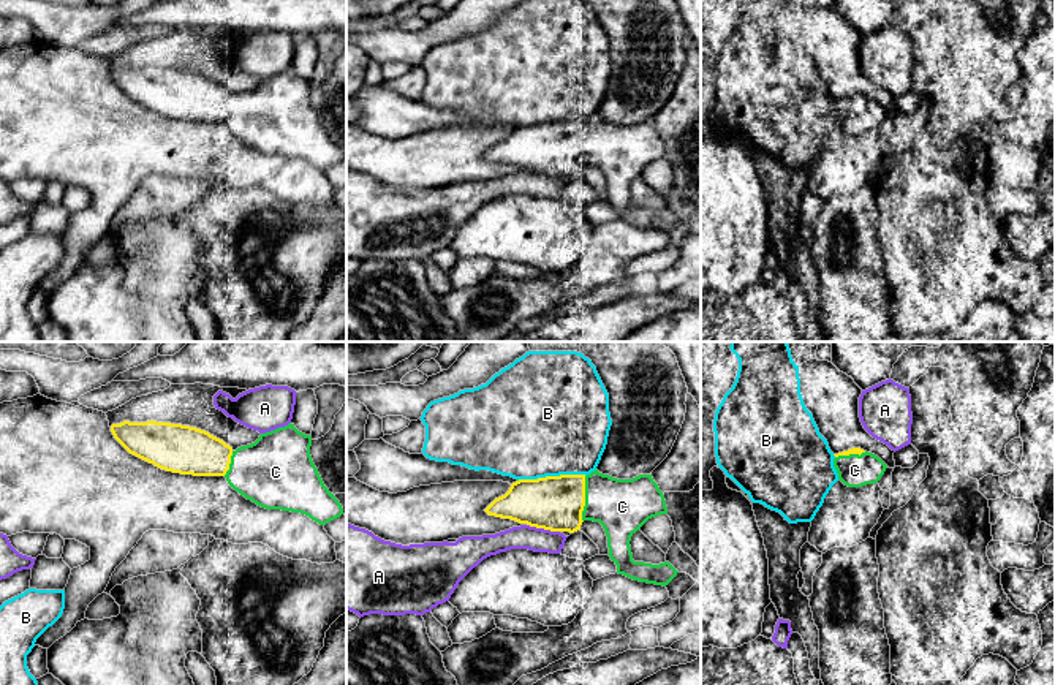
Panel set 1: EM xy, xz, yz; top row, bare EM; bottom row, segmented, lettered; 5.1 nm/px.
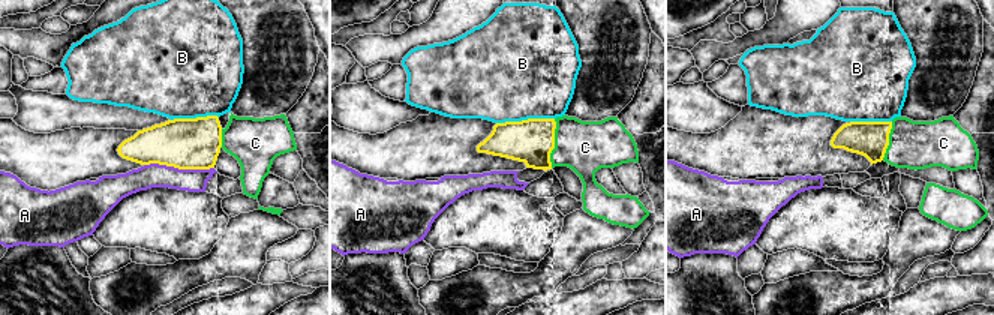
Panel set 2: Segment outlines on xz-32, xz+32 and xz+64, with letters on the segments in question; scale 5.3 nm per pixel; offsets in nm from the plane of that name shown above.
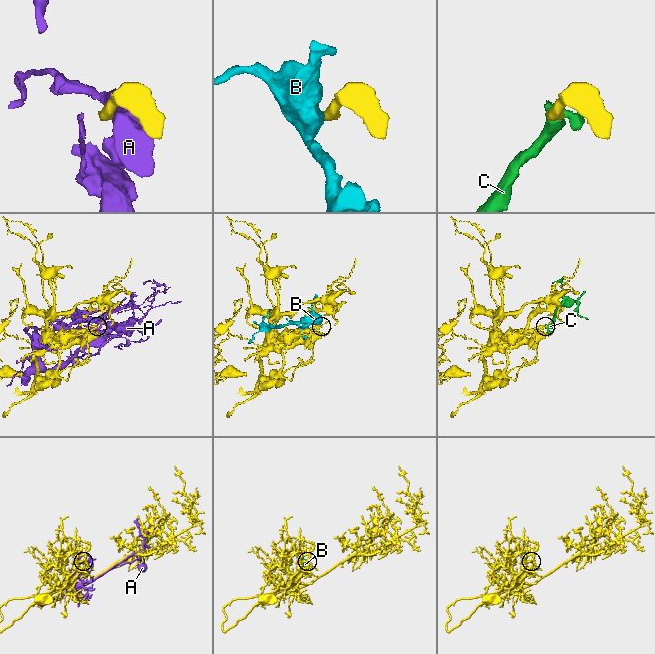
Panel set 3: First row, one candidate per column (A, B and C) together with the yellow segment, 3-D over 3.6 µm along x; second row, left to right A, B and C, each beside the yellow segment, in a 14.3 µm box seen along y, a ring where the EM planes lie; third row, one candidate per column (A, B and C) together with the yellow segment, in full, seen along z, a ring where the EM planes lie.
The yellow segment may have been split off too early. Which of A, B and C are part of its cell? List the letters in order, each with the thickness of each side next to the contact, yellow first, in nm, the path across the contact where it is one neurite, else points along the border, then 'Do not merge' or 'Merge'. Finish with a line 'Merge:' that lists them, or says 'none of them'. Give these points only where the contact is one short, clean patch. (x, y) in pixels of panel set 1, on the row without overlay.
A: Thickness 280 nm (yellow) against 120 nm. Do not merge
B: Thickness 280 nm (yellow) against 500 nm. Boundary: xz (586, 121), (546, 121), (521, 124), (518, 127). Do not merge
C: Thickness 280 nm (yellow) against 280 nm. Merge
Merge: C

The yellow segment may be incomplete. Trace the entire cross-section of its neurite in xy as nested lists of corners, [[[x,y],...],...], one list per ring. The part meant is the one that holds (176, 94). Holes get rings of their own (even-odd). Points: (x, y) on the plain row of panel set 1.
[[[123,66],[112,70],[111,78],[130,100],[161,115],[225,122],[261,153],[301,158],[320,171],[343,160],[312,106],[312,82],[291,68],[236,97],[209,78],[182,70]]]

